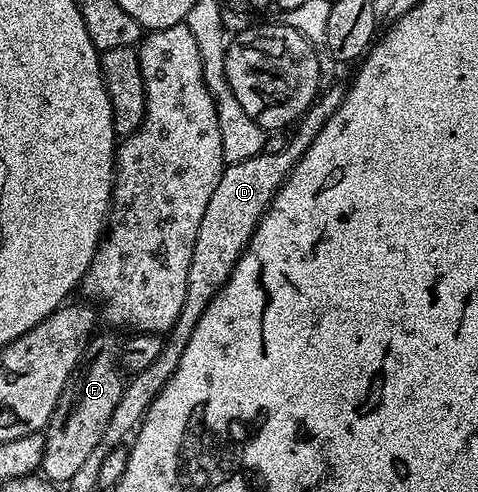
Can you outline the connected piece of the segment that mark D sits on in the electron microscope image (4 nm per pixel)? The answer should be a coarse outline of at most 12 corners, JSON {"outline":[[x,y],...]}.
{"outline":[[316,96],[289,143],[224,166],[201,219],[185,305],[124,386],[100,446],[120,447],[176,371],[208,301],[279,187],[340,107]]}

